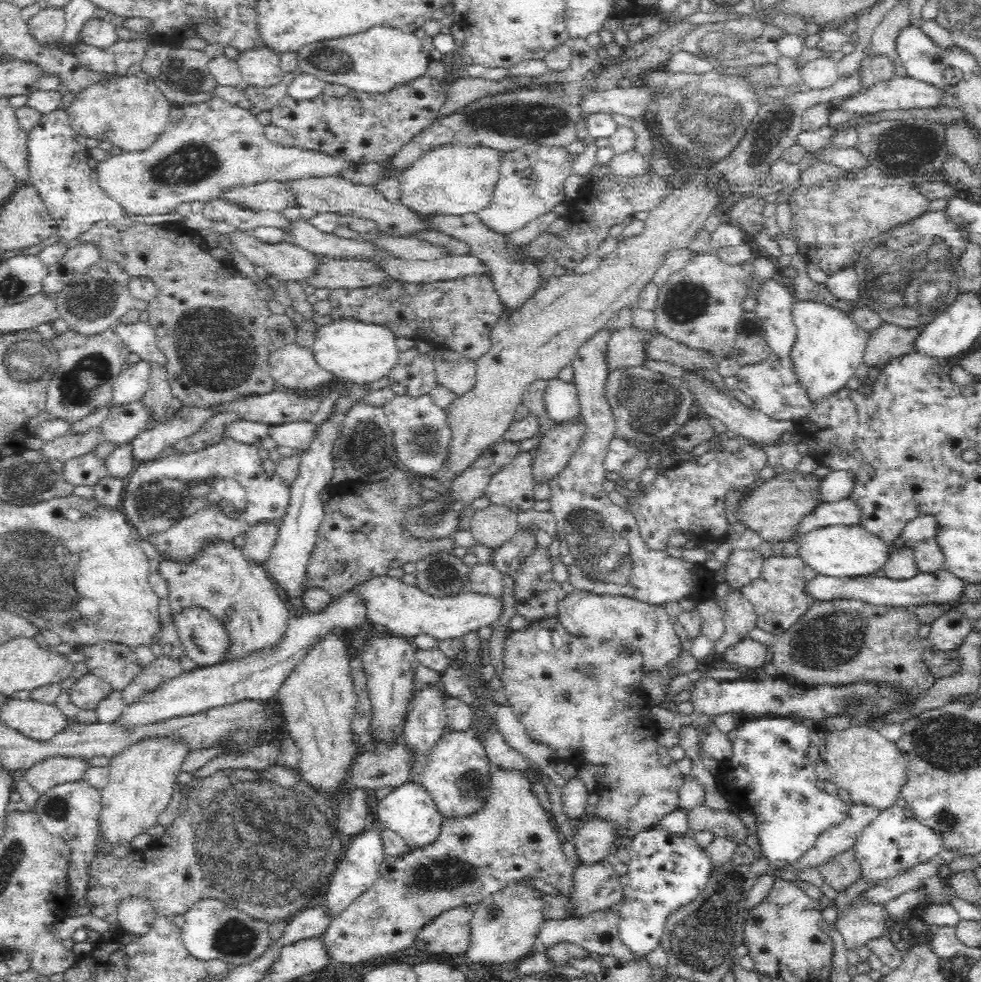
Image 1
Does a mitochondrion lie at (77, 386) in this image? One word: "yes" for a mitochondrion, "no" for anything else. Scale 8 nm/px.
yes

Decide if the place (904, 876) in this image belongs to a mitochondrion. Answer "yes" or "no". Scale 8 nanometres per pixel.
no

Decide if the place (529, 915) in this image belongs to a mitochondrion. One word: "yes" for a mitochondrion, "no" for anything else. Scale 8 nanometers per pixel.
no

